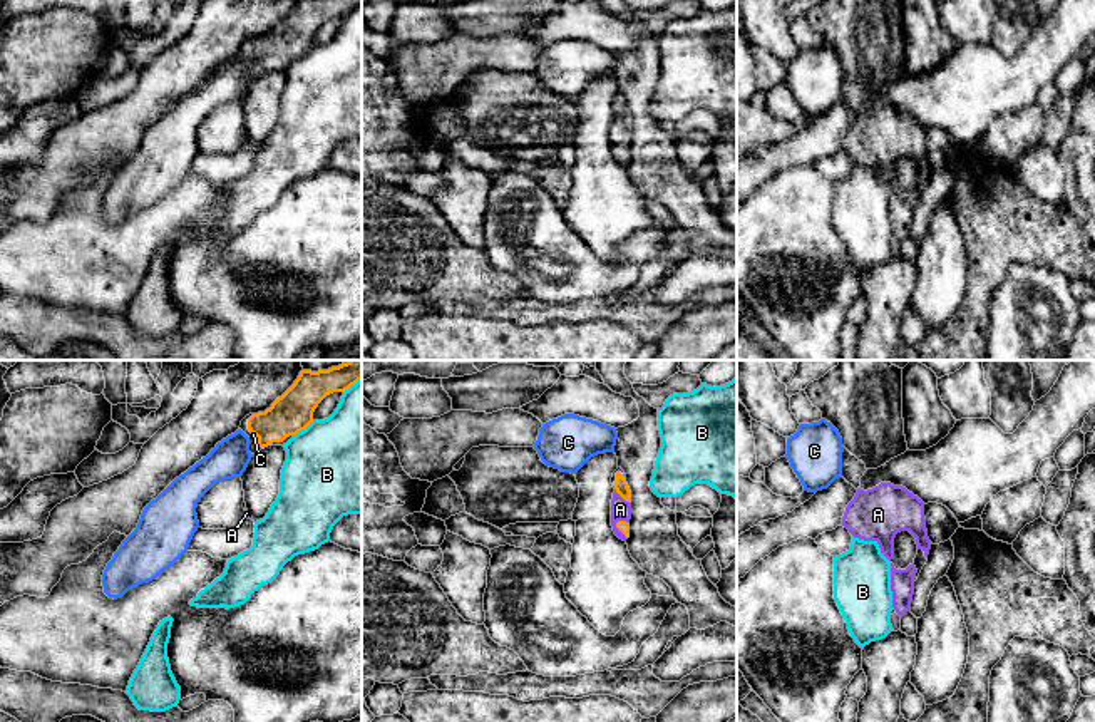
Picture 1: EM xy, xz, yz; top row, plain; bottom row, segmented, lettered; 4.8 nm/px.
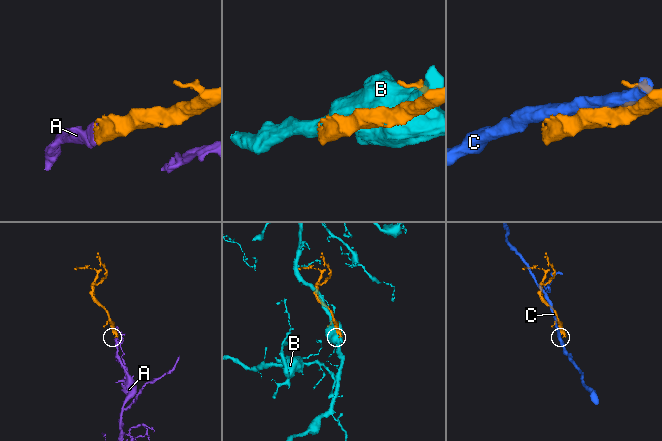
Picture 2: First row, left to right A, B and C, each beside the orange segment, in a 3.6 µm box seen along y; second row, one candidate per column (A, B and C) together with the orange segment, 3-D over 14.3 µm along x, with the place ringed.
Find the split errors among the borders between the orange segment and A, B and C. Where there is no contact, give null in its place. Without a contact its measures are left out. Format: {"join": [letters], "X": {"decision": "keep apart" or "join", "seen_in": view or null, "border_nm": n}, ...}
{"join": ["A"], "A": {"decision": "join", "seen_in": "xz", "border_nm": 120}, "B": {"decision": "keep apart", "seen_in": "xy", "border_nm": 130}, "C": {"decision": "keep apart", "seen_in": "xy", "border_nm": 70}}

